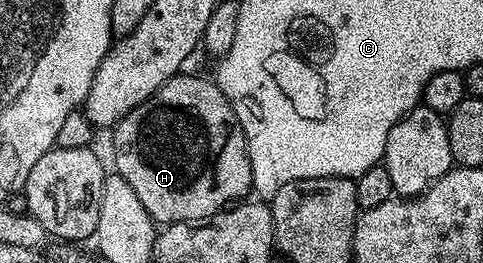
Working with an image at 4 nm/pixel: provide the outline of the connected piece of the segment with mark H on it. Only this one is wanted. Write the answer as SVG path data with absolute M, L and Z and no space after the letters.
M180 72L174 78L169 79L163 87L151 98L145 99L140 106L135 106L124 118L115 125L111 138L111 150L115 153L114 169L127 181L129 188L137 192L141 204L145 204L145 212L157 224L170 224L172 222L202 222L205 218L211 218L220 210L246 199L252 193L251 189L251 161L249 160L249 148L245 140L245 132L221 88L210 77L198 78L195 74Z

